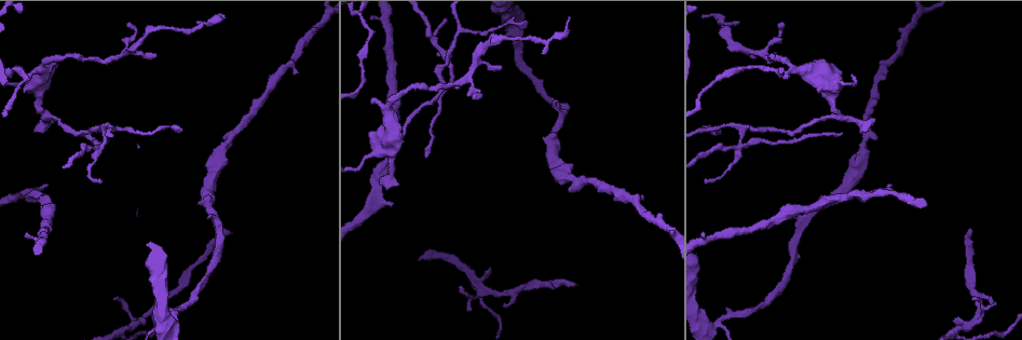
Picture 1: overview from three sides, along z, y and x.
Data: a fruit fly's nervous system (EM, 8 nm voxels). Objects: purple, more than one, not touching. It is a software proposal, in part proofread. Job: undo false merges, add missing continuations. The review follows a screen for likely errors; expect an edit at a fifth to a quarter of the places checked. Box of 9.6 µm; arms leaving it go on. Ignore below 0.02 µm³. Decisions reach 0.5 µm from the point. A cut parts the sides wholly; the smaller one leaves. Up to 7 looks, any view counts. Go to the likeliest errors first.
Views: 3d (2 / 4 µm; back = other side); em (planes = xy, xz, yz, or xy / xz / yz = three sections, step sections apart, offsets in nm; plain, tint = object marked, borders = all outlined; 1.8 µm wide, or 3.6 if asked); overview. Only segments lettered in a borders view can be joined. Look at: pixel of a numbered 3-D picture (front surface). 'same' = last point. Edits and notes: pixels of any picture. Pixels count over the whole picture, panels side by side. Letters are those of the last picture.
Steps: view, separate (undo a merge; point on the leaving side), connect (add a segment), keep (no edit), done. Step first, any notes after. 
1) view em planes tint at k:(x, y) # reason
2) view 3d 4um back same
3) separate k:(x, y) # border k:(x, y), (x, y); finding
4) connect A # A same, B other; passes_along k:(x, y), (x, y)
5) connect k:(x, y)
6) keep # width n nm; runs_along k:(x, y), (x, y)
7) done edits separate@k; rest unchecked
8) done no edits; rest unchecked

view 3d 4um at 1:(571, 285) # tapers out

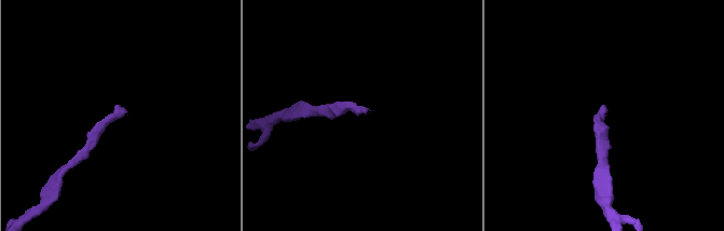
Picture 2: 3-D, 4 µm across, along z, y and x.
view em xz step 4 tint at 2:(125, 109) # now the EM

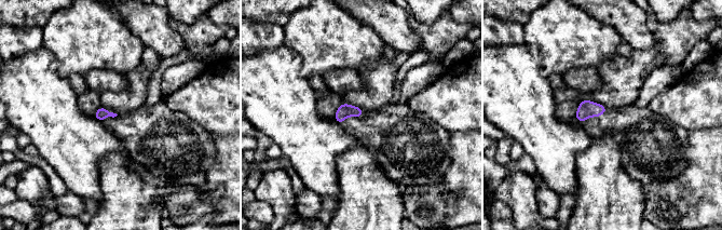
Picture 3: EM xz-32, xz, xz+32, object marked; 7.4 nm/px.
view em planes borders same

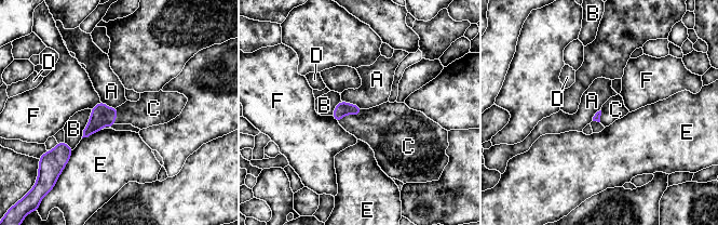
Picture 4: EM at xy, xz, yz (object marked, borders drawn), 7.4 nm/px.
connect C # A other, B other, C same, D other, E other, F other; passes_along 4:(342, 108), (350, 114), (380, 127); the neuron continues

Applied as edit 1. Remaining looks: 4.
view overview

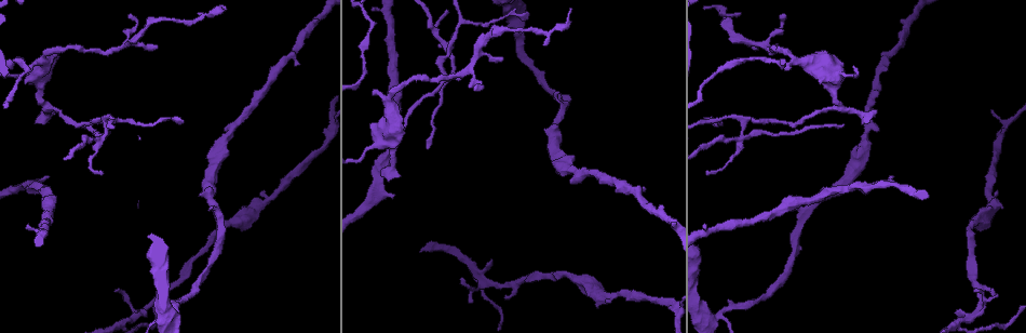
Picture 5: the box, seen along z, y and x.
view 3d 2um at 5:(103, 121) # two arms at a narrow angle

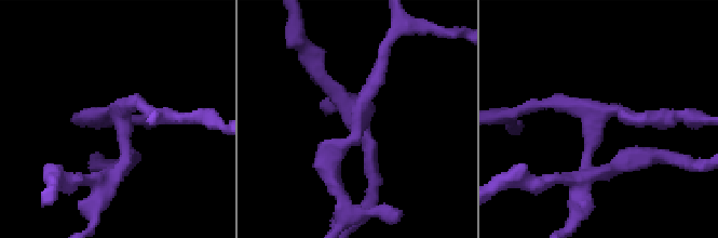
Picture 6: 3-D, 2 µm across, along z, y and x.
view em xy step 16 plain at 6:(595, 116) # shape alone is not enough

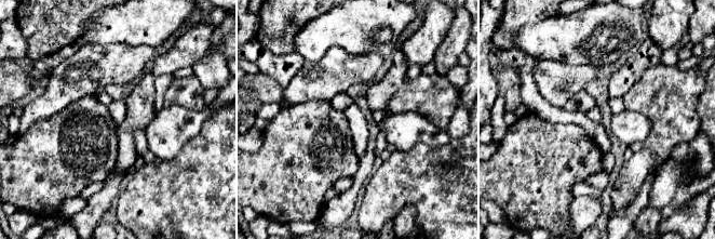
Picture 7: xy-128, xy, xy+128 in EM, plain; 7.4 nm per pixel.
view em xy step 16 borders same # see the neighbours

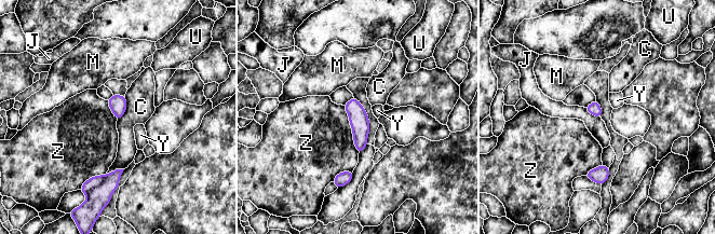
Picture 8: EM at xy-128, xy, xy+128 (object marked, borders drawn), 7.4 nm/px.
separate 8:(96, 180) # C other, J other, M other, U other, Y other, Z other; border 8:(105, 175), (105, 178), (98, 186); a second neuron is stuck on

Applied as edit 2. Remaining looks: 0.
done edits connect@4, separate@8; rest unchecked

